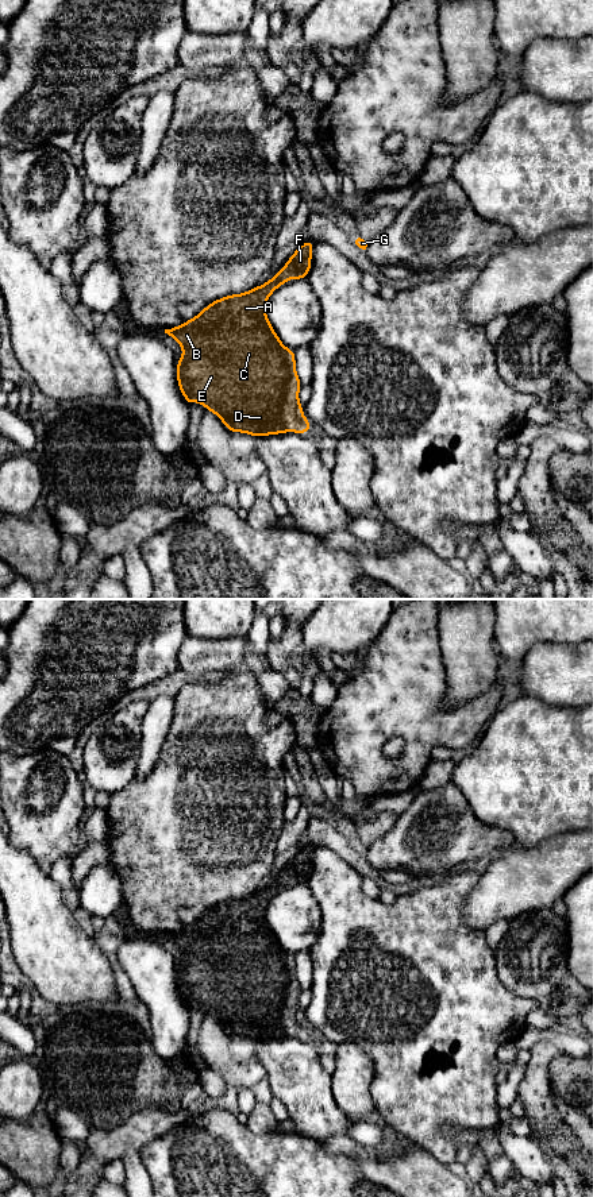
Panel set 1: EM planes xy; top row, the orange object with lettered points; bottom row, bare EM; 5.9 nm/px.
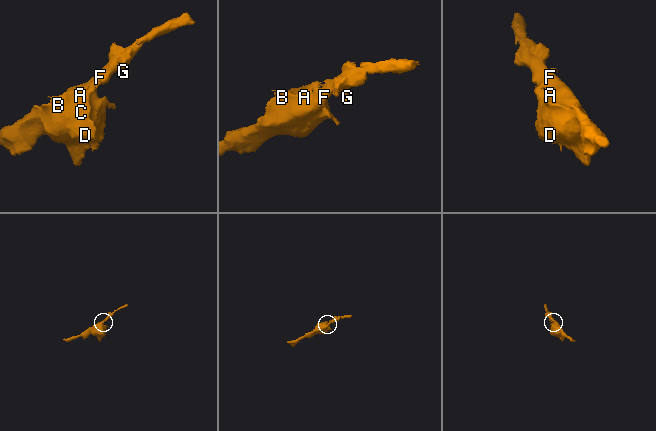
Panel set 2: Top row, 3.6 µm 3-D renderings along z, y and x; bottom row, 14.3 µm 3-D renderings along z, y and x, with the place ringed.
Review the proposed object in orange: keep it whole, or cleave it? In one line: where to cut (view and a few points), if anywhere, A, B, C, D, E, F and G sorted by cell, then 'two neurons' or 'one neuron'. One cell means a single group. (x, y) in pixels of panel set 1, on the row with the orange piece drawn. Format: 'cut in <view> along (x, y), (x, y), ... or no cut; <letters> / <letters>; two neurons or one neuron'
no cut; A B C D E F G; one neuron

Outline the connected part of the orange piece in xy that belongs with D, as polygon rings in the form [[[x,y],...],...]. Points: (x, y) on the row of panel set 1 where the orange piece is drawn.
[[[311,239],[299,246],[284,267],[263,285],[219,298],[193,318],[165,329],[182,348],[182,356],[177,360],[177,382],[188,405],[204,405],[230,432],[255,437],[309,432],[311,424],[299,399],[301,383],[296,371],[294,351],[286,348],[274,332],[266,316],[266,302],[289,278],[307,278],[312,246]]]

